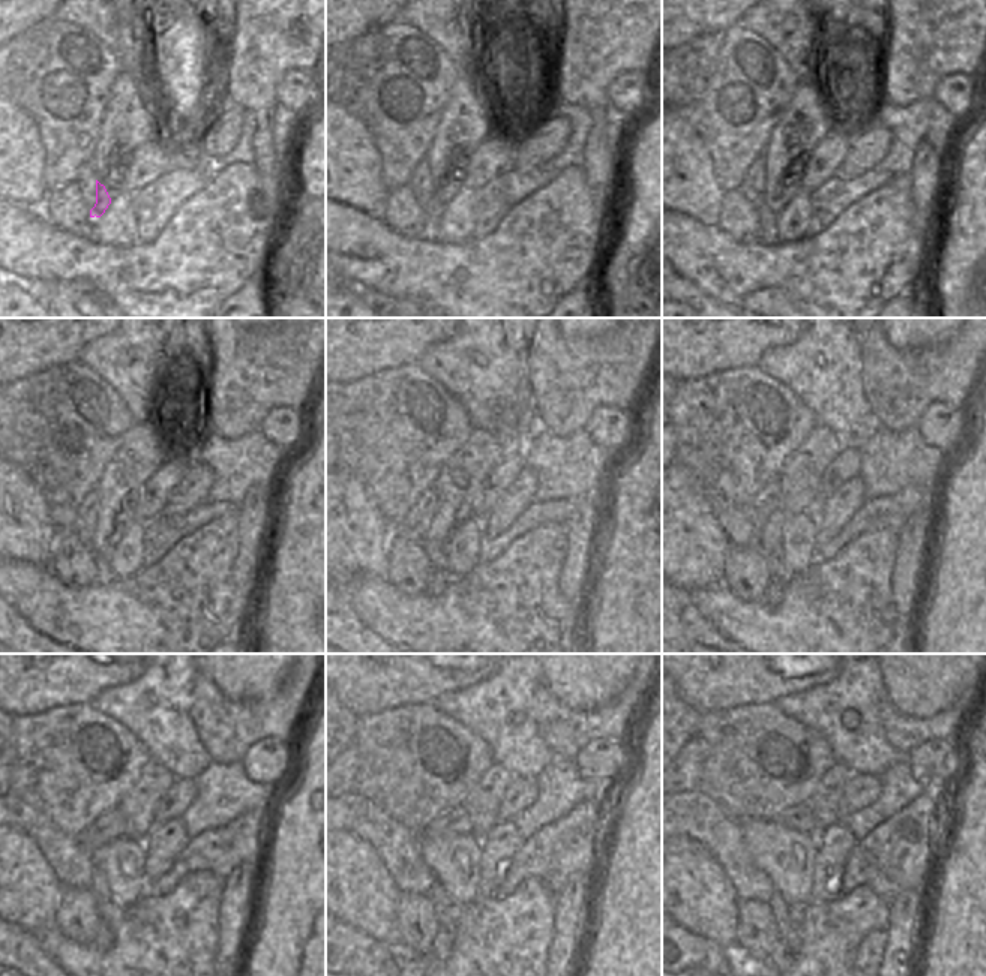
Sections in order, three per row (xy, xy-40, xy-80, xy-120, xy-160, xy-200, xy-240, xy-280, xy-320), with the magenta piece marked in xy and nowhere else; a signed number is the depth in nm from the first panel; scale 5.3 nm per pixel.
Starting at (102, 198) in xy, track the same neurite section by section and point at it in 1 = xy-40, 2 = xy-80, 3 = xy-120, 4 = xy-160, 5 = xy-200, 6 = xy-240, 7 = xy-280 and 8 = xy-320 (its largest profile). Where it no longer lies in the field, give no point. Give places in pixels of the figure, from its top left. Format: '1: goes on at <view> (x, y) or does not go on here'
1: goes on at xy-40 (432, 210)
2: goes on at xy-80 (767, 230)
3: goes on at xy-120 (104, 576)
4: goes on at xy-160 (438, 580)
5: goes on at xy-200 (773, 595)
6: goes on at xy-240 (104, 939)
7: goes on at xy-280 (443, 943)
8: goes on at xy-320 (781, 957)

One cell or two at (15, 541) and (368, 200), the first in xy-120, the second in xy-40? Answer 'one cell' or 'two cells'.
one cell

